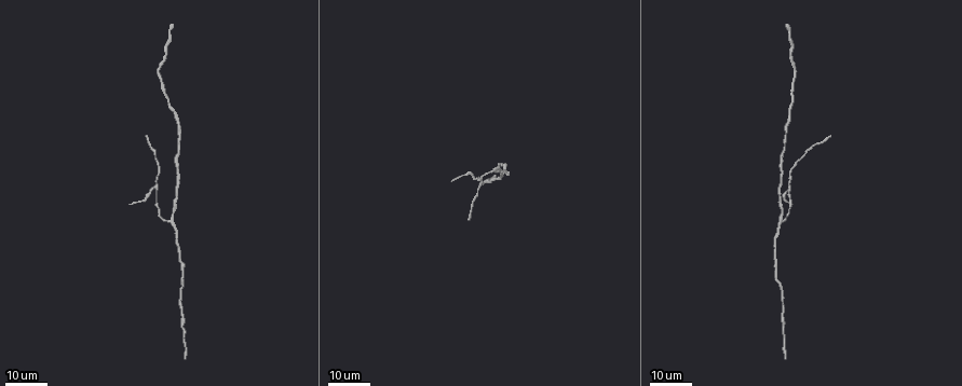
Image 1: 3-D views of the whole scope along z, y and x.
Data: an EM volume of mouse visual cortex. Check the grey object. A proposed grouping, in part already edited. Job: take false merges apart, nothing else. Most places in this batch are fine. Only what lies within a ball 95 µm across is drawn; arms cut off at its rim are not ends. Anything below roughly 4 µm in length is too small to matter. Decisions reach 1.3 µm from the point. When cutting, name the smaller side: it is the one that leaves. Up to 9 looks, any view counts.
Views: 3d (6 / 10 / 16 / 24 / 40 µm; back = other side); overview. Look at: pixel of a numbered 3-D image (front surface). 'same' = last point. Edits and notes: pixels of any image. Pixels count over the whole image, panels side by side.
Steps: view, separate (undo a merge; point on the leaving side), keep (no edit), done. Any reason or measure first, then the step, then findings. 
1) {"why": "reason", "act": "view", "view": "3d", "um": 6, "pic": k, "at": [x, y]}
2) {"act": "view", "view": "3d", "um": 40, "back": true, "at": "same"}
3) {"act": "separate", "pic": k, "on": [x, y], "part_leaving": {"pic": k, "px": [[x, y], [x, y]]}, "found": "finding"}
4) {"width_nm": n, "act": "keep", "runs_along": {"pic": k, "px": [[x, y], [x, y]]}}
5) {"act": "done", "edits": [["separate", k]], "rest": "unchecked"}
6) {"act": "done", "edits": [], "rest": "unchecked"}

{"why": "thick turns thin", "act": "view", "view": "3d", "um": 16, "pic": 1, "at": [779, 285]}

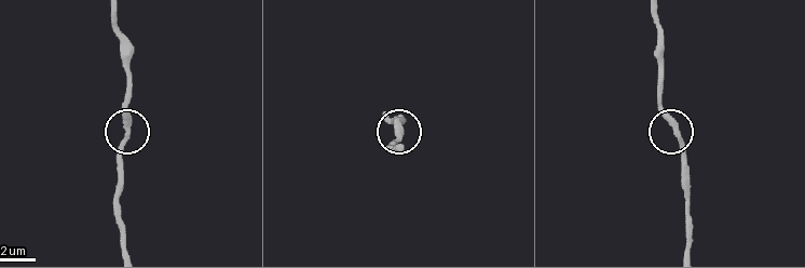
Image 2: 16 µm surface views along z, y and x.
{"act": "view", "view": "3d", "um": 6, "pic": 2, "at": [401, 138]}

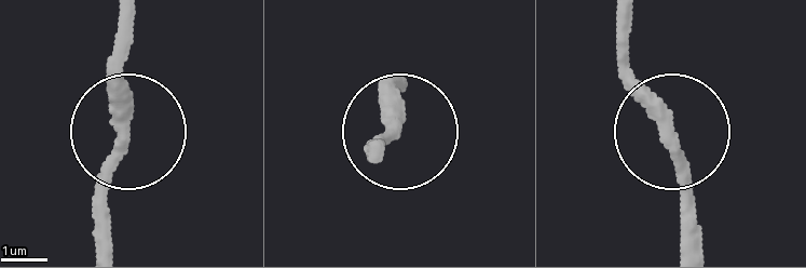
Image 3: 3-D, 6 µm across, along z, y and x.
{"act": "keep", "runs_along": {"pic": 3, "px": [[118, 21], [130, 137], [106, 196], [106, 242]]}, "found": "continuous, no second neuron"}

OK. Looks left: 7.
{"act": "view", "view": "3d", "um": 24, "pic": 1, "at": [179, 185]}

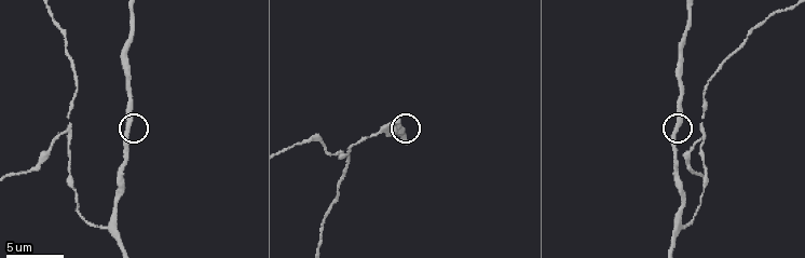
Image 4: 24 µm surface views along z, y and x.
{"act": "view", "view": "3d", "um": 10, "pic": 4, "at": [672, 131]}

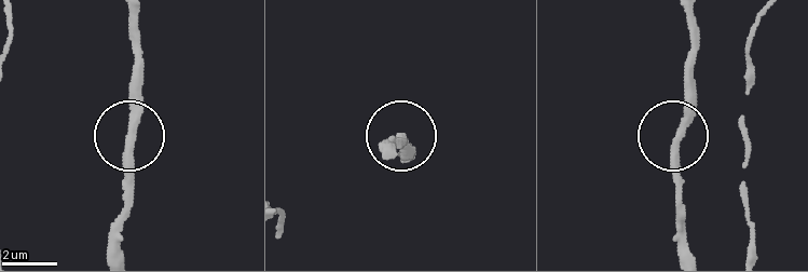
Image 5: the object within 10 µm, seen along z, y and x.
{"act": "keep", "runs_along": {"pic": 5, "px": [[676, 141], [672, 176], [679, 208]]}, "found": "one neuron here"}

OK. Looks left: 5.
{"why": "branch point", "act": "view", "view": "3d", "um": 10, "pic": 4, "at": [58, 133]}

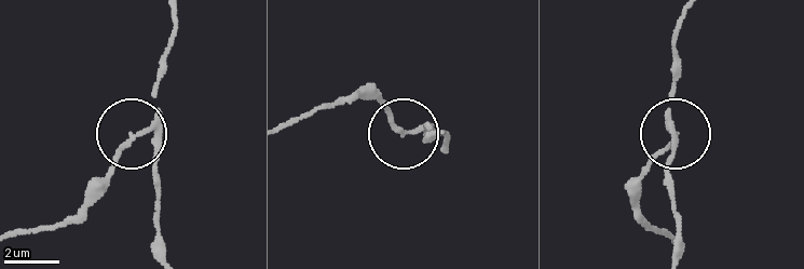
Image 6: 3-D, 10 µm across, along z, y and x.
{"arms": 3, "act": "separate", "pic": 6, "on": [120, 146], "part_leaving": {"pic": 6, "px": [[154, 126], [114, 162], [80, 211], [17, 233]]}, "found": "a second neuron is stuck on"}

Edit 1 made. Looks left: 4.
{"why": "small branch off a trunk", "act": "view", "view": "3d", "um": 10, "pic": 4, "at": [681, 228]}

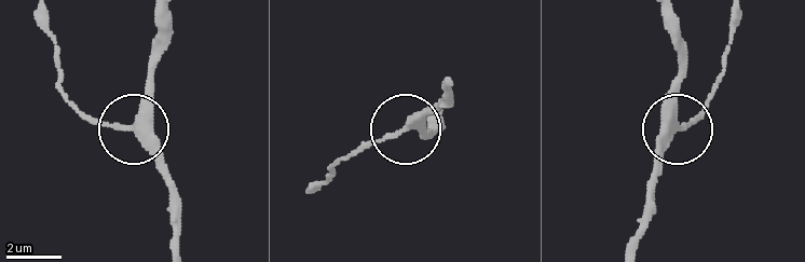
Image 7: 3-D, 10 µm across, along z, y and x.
{"arms": 3, "act": "keep", "found": "continuous, no second neuron"}

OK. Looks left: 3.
{"act": "done", "edits": [["separate", 6]], "rest": "unchecked"}

